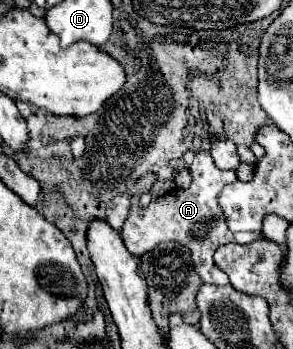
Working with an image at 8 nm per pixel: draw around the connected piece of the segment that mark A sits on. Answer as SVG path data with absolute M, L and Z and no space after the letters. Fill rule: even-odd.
M201 151L195 155L195 159L191 163L191 175L193 175L193 181L191 181L189 189L175 189L173 193L167 193L167 195L151 201L147 207L141 207L139 195L133 195L131 211L123 223L121 237L125 241L125 247L137 257L155 249L159 243L175 241L191 251L193 267L199 273L203 283L223 287L223 285L229 285L229 279L213 263L215 249L225 243L253 243L255 239L261 239L263 233L253 233L253 231L233 233L227 227L227 223L223 223L223 211L219 211L217 197L225 185L239 181L235 171L223 171L223 169L215 167L211 155L207 151Z

